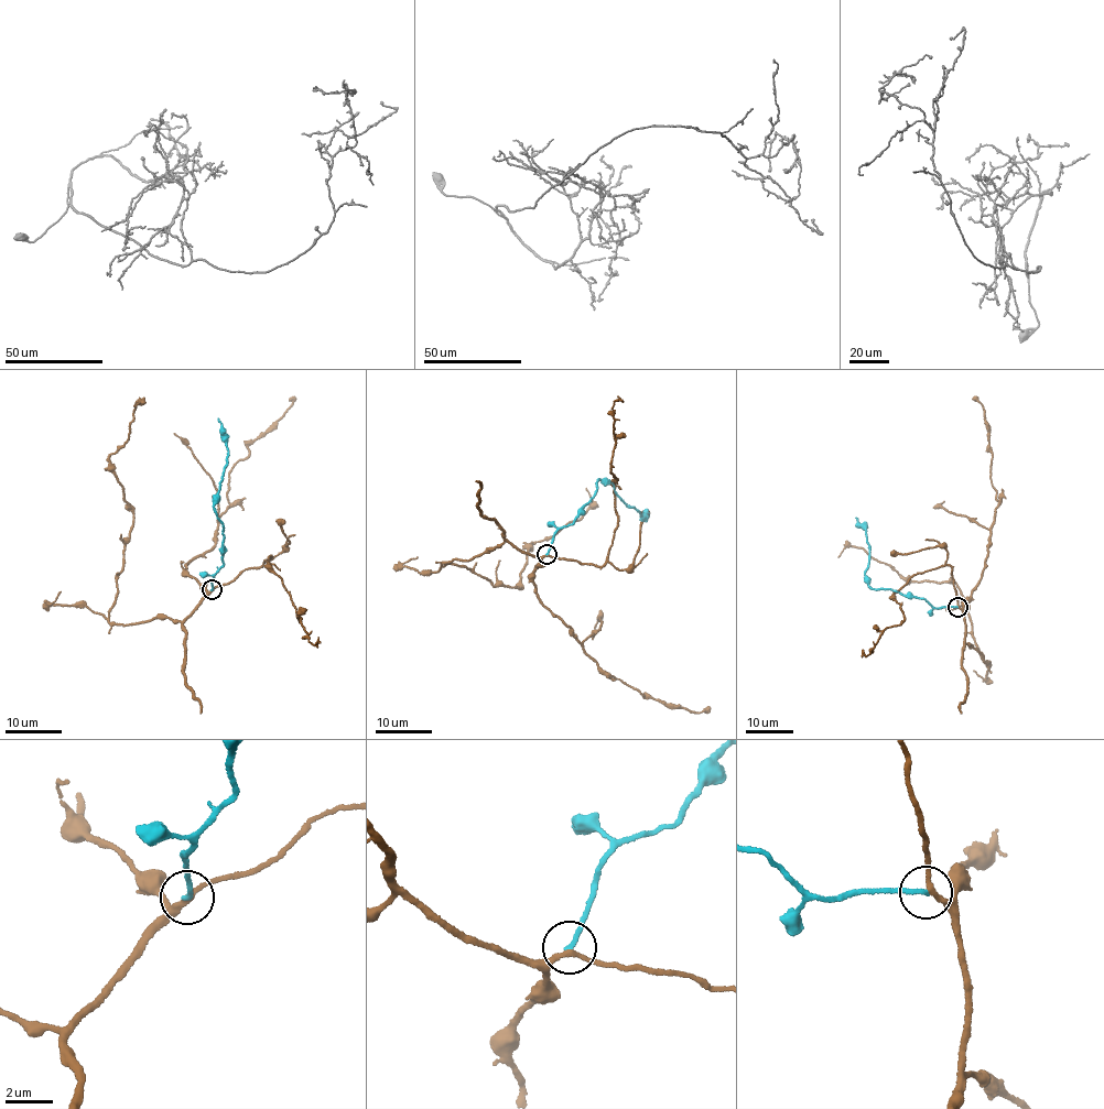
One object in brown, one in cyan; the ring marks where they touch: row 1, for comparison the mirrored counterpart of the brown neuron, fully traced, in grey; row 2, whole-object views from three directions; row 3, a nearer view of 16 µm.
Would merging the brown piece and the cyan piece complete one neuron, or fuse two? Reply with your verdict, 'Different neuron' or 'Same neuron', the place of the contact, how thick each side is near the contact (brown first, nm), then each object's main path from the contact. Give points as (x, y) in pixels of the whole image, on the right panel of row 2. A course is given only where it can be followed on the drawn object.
Same neuron. Place: (958, 607). Thickness 200 nm (brown) against 220 nm. Course of brown: (956, 607), (965, 643), (987, 665), (975, 642), (969, 604), (953, 582), (908, 580), (850, 545), (837, 557). Course of cyan: (956, 607), (933, 607), (922, 598), (869, 586), (865, 575), (869, 555), (866, 530), (856, 518)

